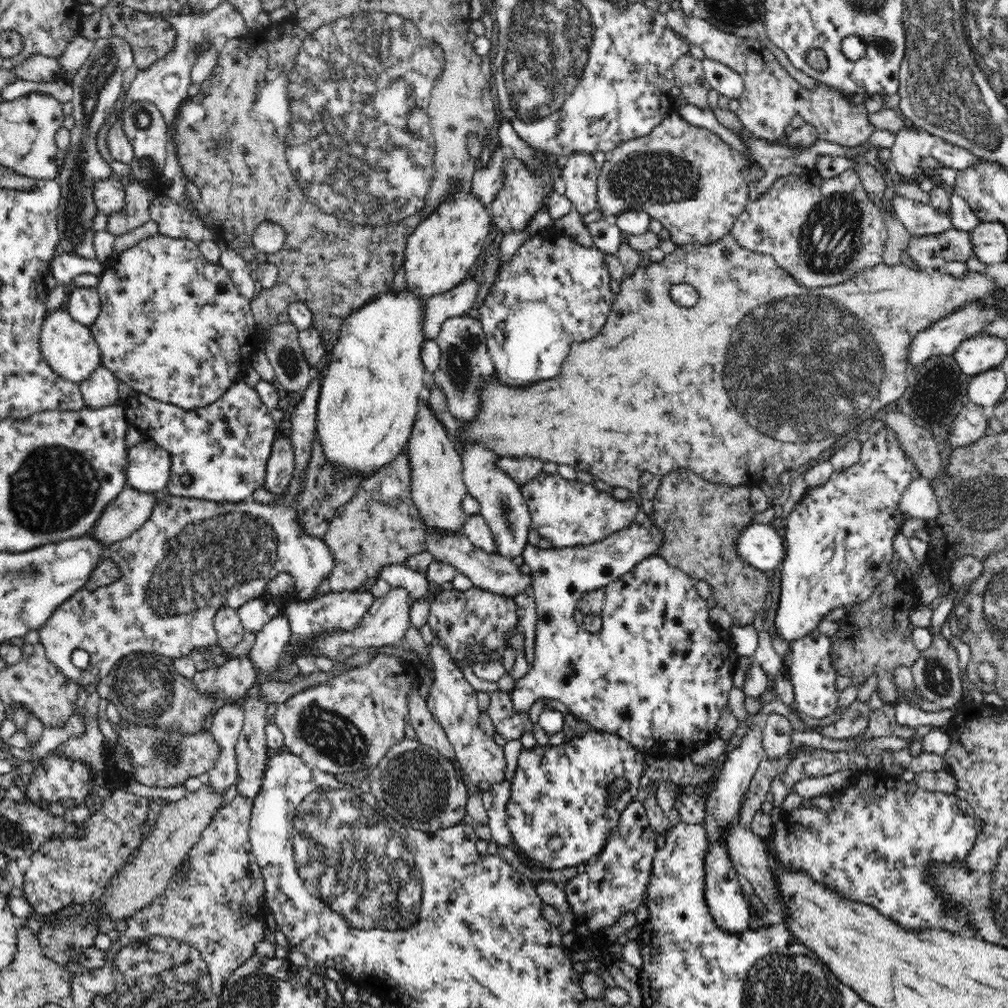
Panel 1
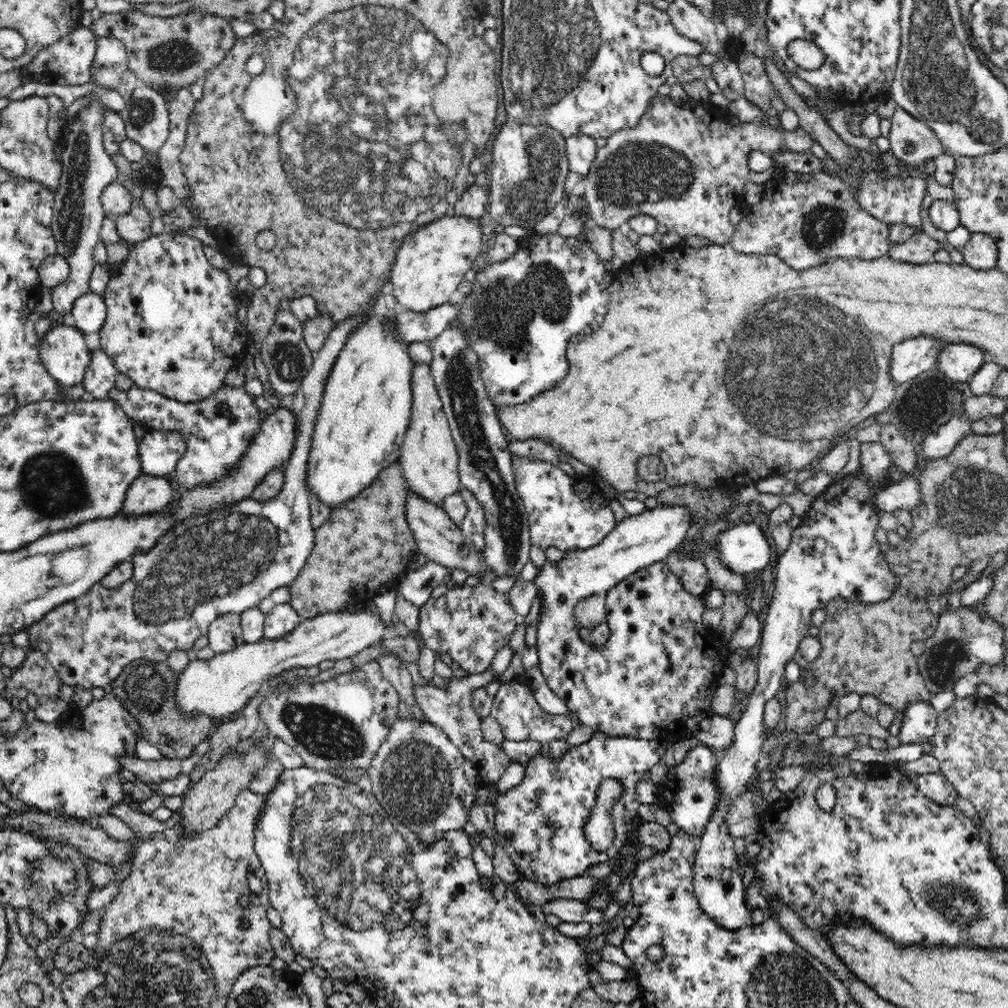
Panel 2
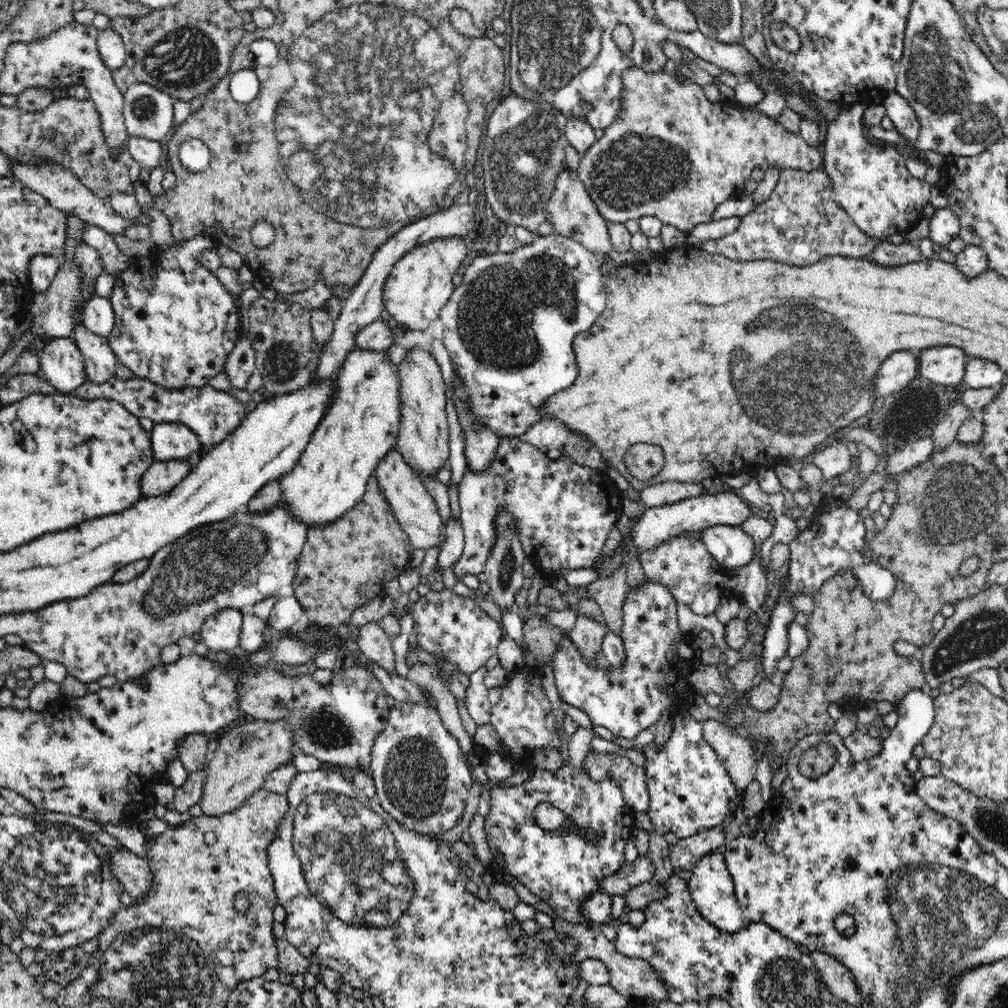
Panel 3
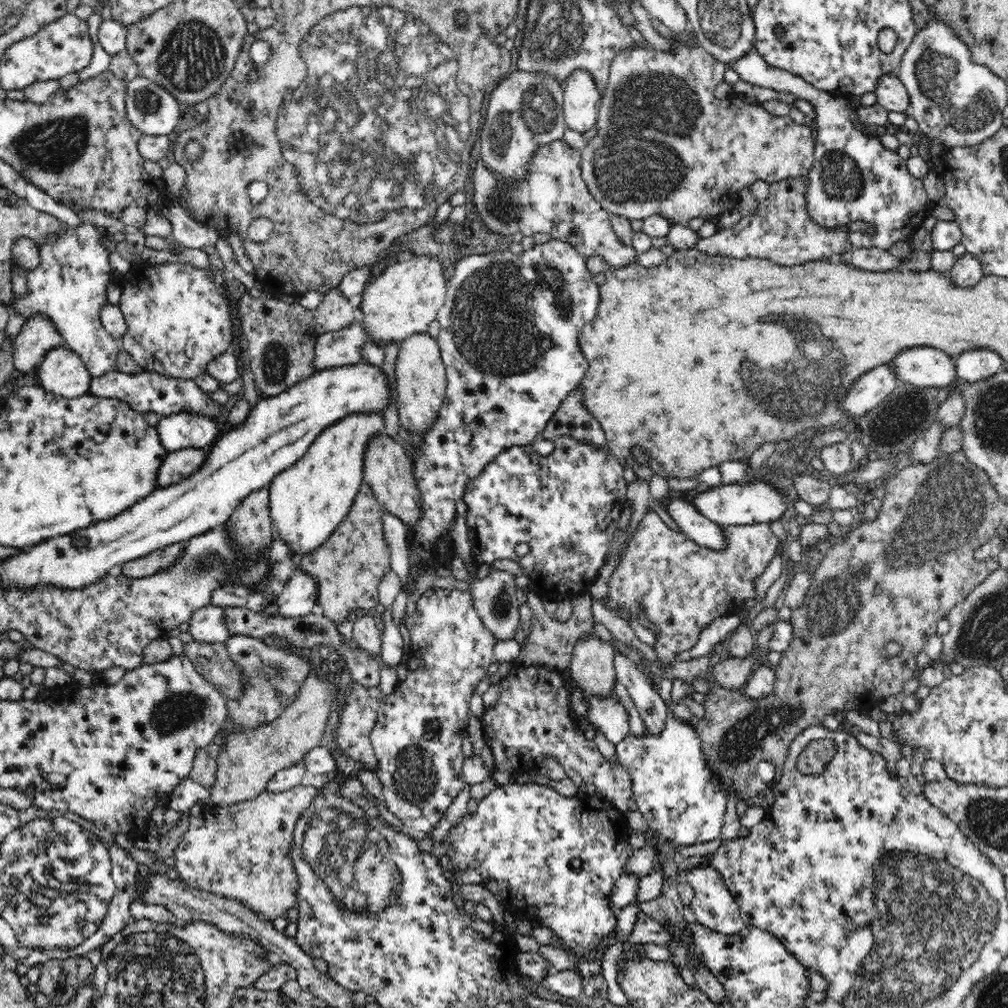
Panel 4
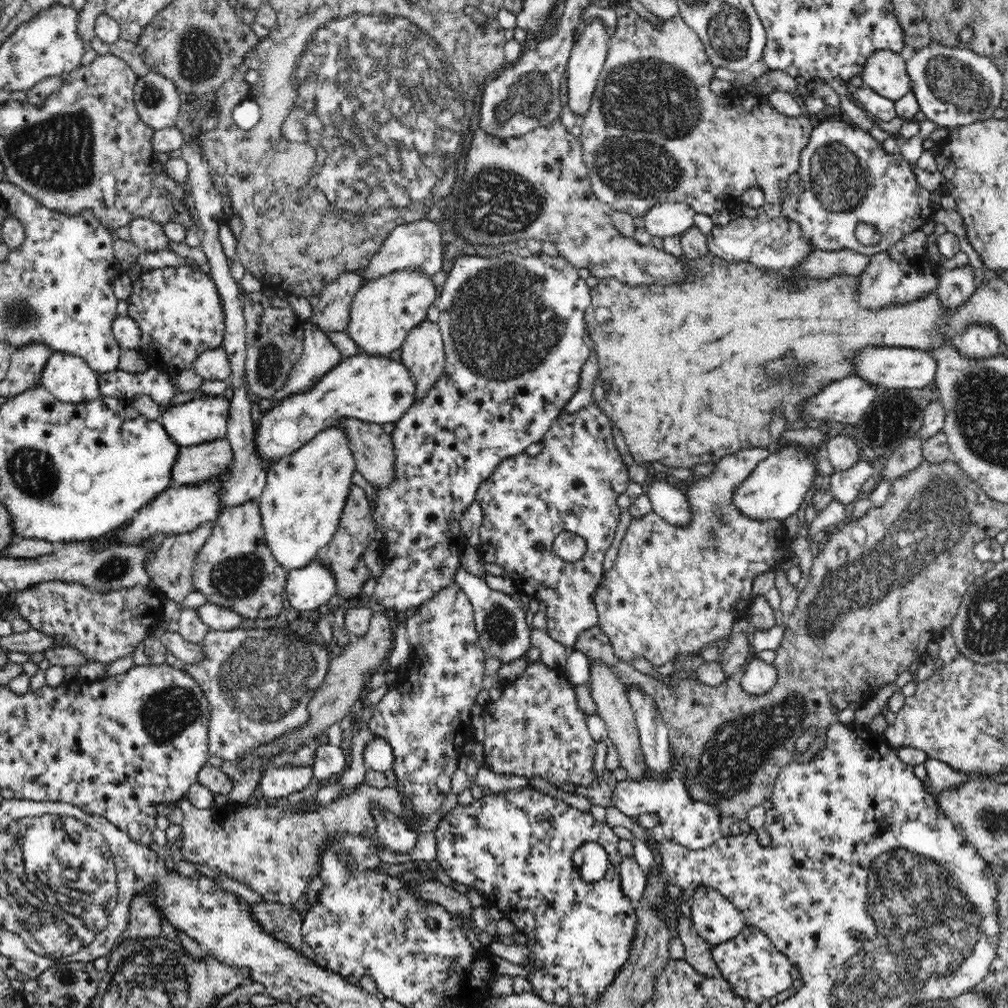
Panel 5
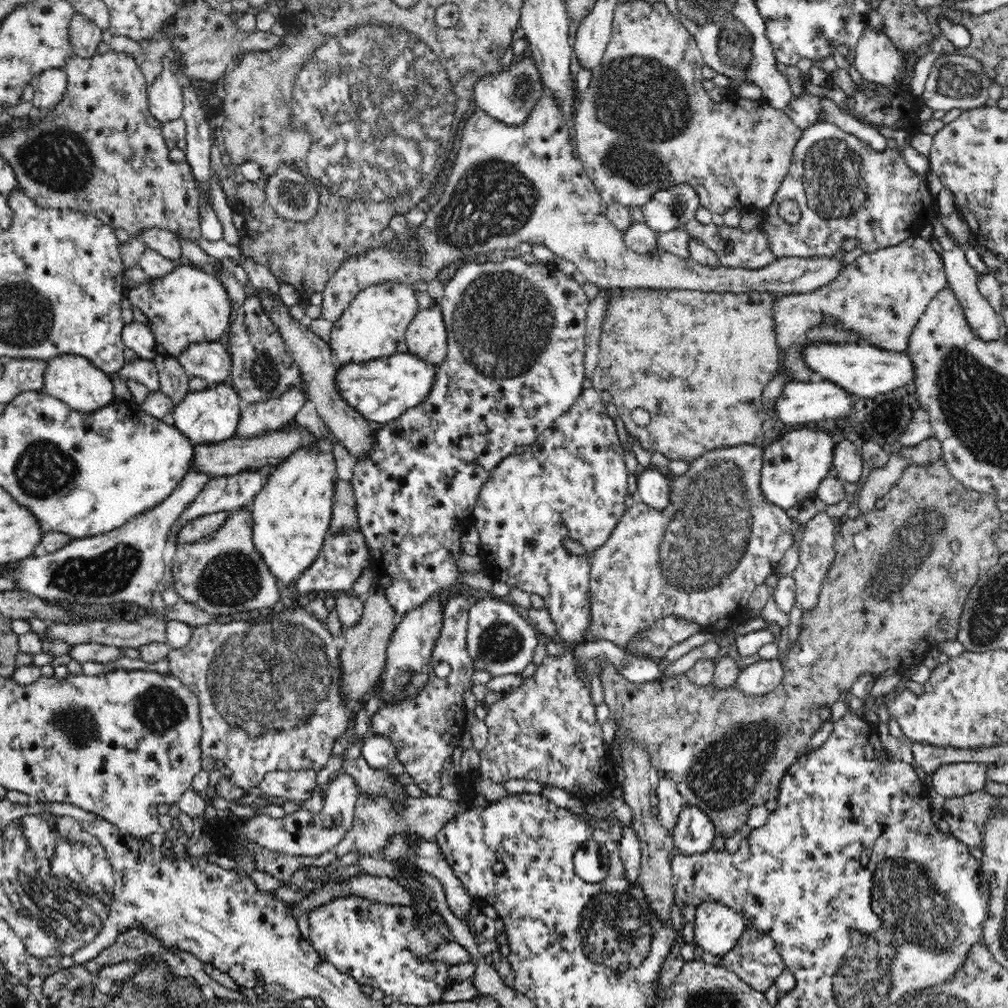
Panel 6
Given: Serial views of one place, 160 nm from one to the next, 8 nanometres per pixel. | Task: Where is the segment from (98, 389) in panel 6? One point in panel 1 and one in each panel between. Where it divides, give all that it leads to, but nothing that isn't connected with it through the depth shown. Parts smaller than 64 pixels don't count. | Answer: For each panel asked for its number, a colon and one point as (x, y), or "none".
1: (69, 346)
2: (64, 353)
3: (60, 360)
4: (62, 372)
5: (68, 377)

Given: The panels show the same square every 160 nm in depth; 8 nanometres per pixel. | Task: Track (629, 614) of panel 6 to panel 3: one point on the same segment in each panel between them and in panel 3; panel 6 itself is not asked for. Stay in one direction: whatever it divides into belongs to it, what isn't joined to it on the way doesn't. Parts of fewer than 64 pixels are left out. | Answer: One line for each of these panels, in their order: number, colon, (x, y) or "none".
3: (684, 566)
4: (684, 586)
5: (671, 589)

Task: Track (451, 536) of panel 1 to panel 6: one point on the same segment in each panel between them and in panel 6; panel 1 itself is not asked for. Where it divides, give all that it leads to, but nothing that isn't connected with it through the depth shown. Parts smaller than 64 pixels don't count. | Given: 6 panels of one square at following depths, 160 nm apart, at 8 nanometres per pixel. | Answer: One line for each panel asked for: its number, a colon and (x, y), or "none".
2: (437, 537)
3: (414, 508)
4: (387, 469)
5: (372, 447)
6: (312, 355)

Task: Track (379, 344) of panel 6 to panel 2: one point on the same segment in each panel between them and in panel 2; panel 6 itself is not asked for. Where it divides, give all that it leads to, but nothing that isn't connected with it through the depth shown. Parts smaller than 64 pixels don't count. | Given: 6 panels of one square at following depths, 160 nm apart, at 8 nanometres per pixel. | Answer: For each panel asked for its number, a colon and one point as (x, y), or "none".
2: (429, 265)
3: (419, 286)
4: (403, 301)
5: (383, 311)

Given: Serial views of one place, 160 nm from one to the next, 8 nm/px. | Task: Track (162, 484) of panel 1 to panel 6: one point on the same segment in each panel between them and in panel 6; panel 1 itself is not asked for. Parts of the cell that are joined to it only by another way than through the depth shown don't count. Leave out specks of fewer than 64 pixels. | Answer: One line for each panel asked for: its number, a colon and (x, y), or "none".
2: (159, 451)
3: (169, 440)
4: (186, 429)
5: (202, 420)
6: (209, 416)

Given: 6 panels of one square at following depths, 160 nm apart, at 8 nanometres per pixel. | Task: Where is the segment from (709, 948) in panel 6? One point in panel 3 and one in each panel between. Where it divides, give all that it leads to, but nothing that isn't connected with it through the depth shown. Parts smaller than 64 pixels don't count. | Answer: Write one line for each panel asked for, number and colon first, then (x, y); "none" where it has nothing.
3: (711, 887)
4: (712, 906)
5: (717, 920)

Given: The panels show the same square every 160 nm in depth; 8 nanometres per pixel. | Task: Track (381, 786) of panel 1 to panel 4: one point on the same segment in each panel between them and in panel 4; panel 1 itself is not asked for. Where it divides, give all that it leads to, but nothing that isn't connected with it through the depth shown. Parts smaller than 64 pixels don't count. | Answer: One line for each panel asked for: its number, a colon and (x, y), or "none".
2: (417, 776)
3: (421, 776)
4: (417, 739)

